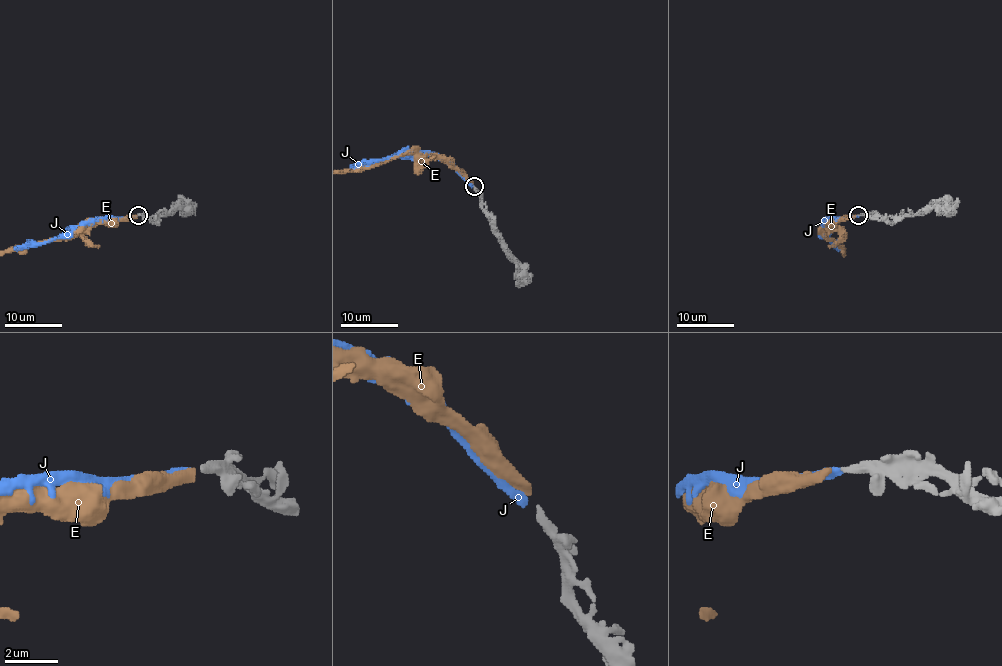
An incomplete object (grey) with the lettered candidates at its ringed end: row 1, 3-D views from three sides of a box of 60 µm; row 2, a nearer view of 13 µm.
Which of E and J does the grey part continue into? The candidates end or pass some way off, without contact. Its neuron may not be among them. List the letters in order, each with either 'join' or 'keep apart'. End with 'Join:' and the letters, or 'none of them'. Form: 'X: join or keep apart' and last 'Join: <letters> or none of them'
E: keep apart
J: join
Join: J

